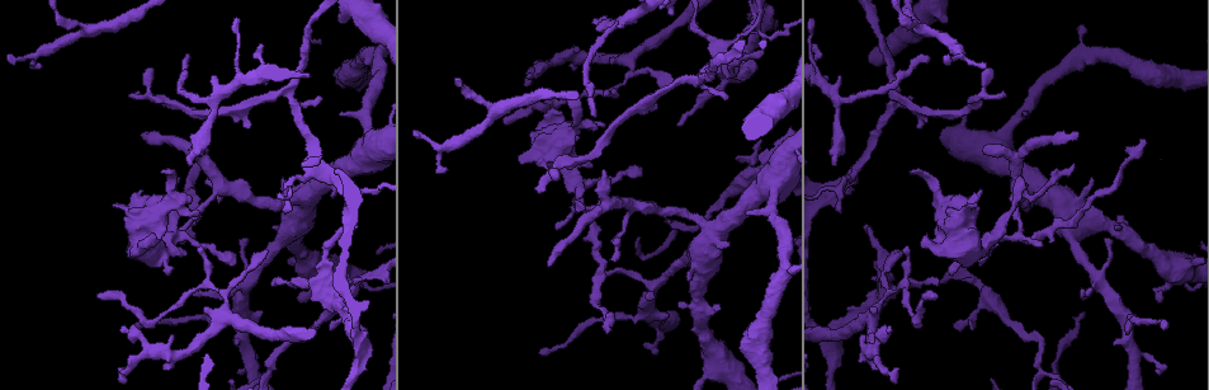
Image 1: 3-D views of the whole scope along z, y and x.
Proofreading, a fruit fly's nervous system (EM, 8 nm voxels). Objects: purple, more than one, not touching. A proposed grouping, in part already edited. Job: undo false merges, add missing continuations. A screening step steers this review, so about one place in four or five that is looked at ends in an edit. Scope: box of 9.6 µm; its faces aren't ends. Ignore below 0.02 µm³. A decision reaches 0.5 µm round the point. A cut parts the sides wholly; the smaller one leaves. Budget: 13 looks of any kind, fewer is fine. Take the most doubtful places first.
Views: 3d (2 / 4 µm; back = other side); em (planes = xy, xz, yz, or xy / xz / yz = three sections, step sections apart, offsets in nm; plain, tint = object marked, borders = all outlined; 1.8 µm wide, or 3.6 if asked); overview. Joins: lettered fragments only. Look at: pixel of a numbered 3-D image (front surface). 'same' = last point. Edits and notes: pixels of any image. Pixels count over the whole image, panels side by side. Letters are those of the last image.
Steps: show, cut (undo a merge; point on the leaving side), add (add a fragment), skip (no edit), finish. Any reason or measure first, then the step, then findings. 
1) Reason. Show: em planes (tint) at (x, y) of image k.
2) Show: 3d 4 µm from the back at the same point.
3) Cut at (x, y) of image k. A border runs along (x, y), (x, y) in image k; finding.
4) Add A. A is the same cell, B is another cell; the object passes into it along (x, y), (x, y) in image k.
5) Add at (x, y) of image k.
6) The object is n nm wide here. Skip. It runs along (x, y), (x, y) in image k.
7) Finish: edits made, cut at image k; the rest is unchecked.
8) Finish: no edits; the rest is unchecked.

Thin end. Show: 3d 4 µm from the back at (593, 116) of image 1.

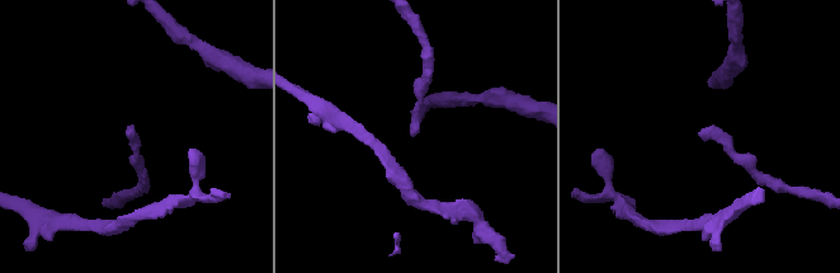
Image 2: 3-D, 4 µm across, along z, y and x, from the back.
Now the EM. Show: em xz step 4 (borders) at (701, 130) of image 2.

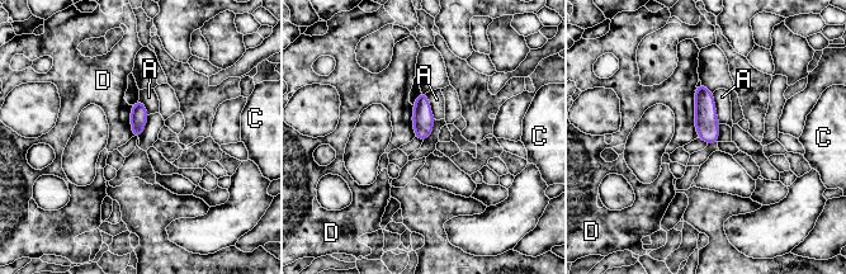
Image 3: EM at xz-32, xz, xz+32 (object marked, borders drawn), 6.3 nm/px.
The object is 110 nm wide here. Skip. A, C and D are other cells; a border runs along (694, 91), (694, 127), (698, 137) in image 3; none of them fits.

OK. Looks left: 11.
Show: 3d 2 µm at (588, 208) of image 1.

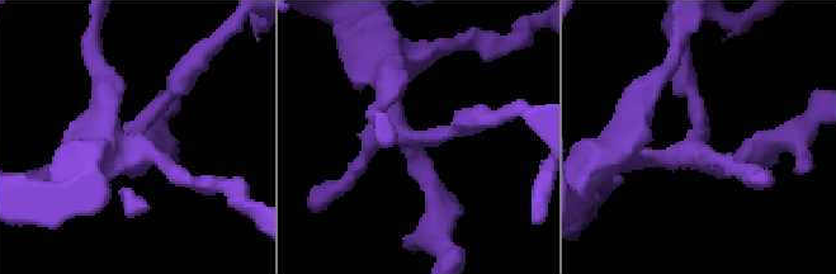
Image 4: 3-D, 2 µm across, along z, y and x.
Show: em xy step 8 (borders) at (698, 147) of image 4.

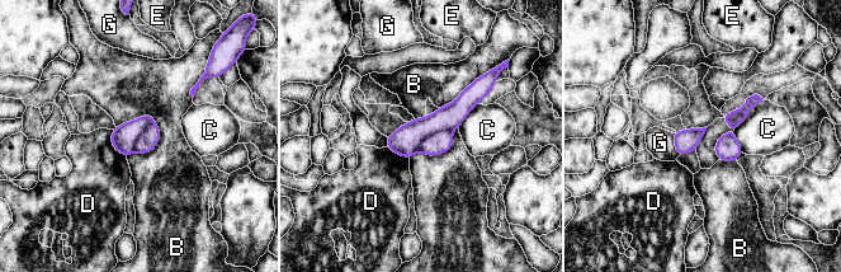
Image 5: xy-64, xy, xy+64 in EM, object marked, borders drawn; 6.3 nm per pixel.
Another direction. Show: em planes (borders) at the same point.

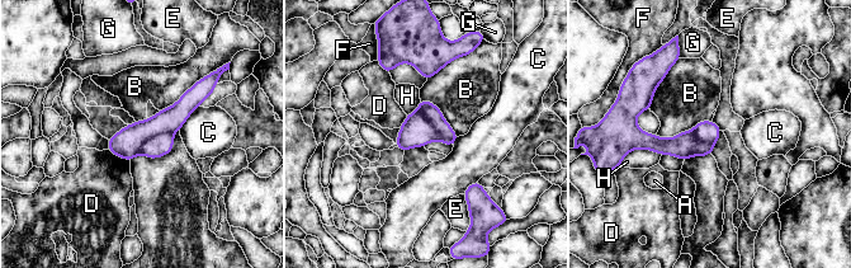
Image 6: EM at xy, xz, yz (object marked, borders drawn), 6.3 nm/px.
Cut at (161, 144) of image 6. A, B, C, D, E, F, G and H are other cells; a border runs along (171, 132), (150, 136), (138, 151) in image 6; a second neuron is stuck on.

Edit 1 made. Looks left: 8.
Long arm stops here. Show: em planes (borders) at (502, 120) of image 1.

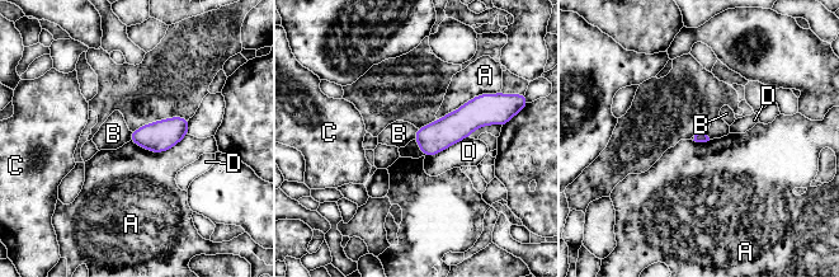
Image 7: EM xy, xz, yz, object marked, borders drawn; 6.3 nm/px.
Skip. A, B, C and D are other cells; a border runs along (418, 128), (413, 139) in image 7; none of them fits.

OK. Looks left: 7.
Thick turns thin. Show: 3d 4 µm from the back at (732, 66) of image 1.

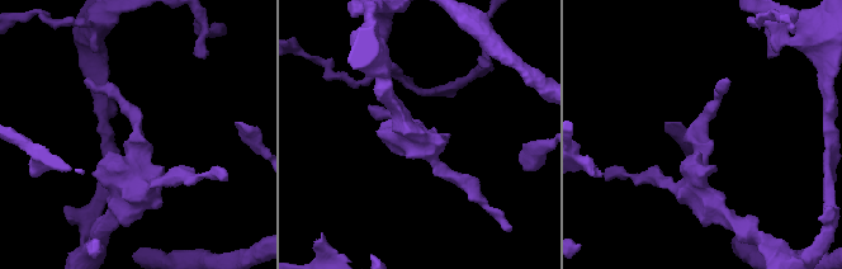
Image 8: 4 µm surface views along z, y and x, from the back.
Shape alone is not enough. Show: em planes (borders) at (701, 142) of image 8.

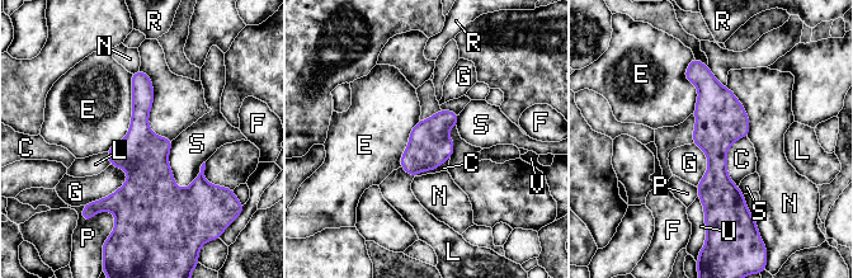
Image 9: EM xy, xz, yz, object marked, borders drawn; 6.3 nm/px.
Skip. C, E, F, G, L, N, P, R, S, U and V are other cells; a border runs along (128, 173), (117, 189), (85, 205) in image 9; one neuron here.

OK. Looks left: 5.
Finish: edits made, cut at image 6; the rest is unchecked.

